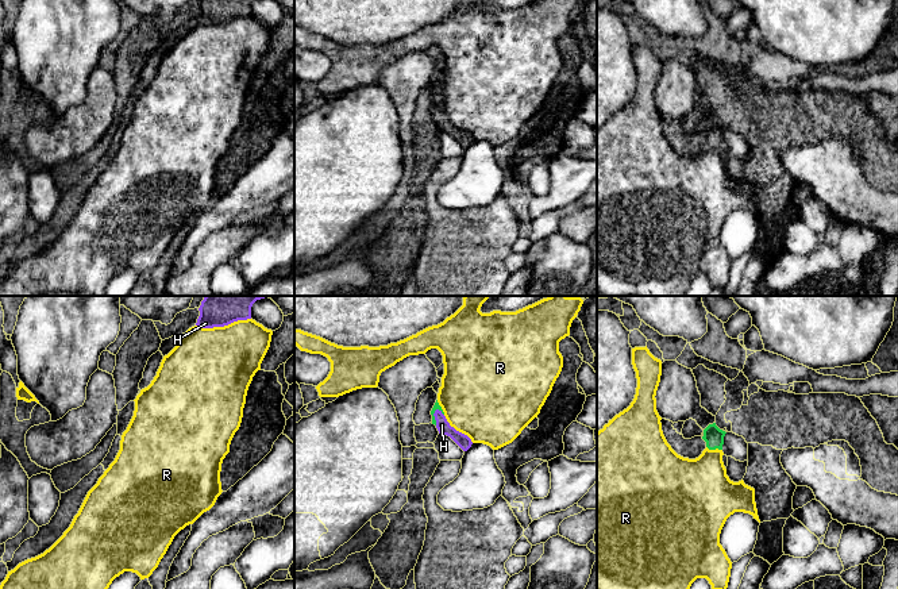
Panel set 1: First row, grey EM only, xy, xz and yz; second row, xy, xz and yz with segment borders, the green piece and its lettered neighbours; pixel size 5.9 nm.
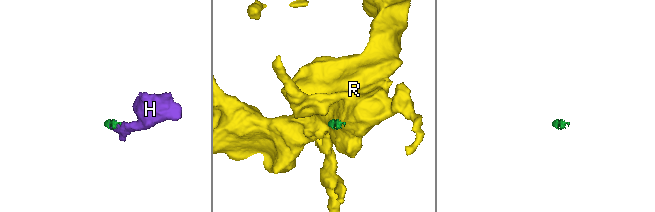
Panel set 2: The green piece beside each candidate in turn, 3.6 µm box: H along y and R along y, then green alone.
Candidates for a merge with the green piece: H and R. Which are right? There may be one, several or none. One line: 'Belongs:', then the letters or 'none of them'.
Belongs: H

